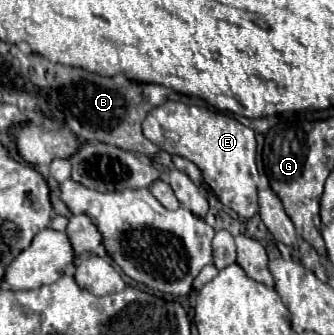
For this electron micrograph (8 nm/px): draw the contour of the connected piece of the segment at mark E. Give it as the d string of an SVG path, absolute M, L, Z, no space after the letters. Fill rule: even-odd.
M166 101L154 107L142 121L142 133L148 141L156 143L170 155L180 155L192 161L204 181L210 185L222 205L230 207L242 219L258 213L256 201L256 137L254 131L234 117L198 105L186 105L180 101Z

